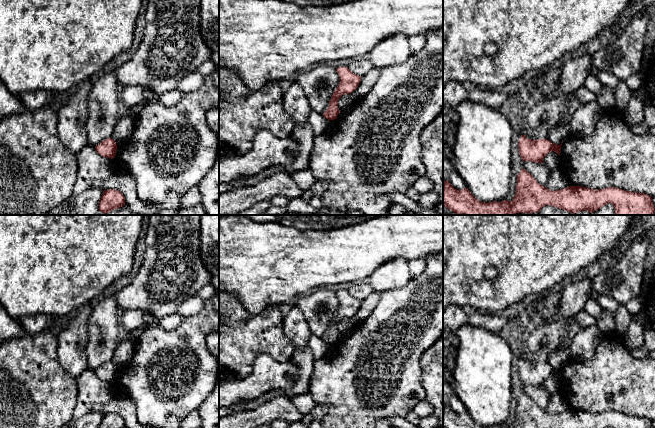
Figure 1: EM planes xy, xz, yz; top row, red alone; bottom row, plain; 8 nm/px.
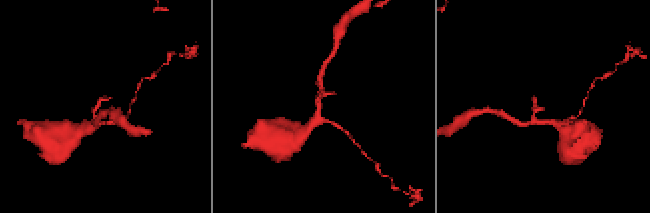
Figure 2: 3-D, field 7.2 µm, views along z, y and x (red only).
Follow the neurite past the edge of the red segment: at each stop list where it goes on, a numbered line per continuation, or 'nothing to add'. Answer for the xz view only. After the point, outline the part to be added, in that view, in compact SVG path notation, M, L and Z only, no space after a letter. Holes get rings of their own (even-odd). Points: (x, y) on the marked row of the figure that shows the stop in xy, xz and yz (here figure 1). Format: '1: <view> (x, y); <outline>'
nothing to add

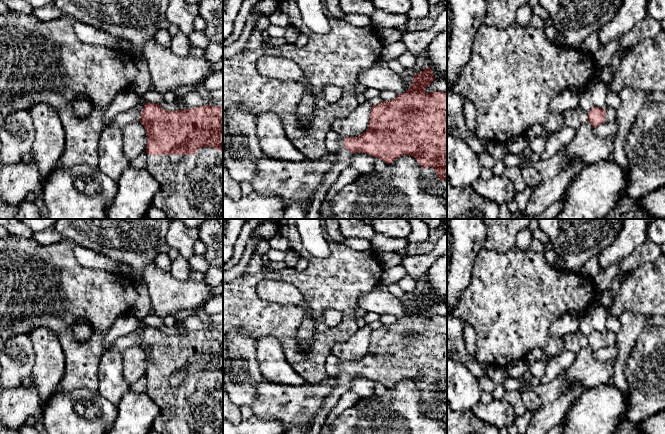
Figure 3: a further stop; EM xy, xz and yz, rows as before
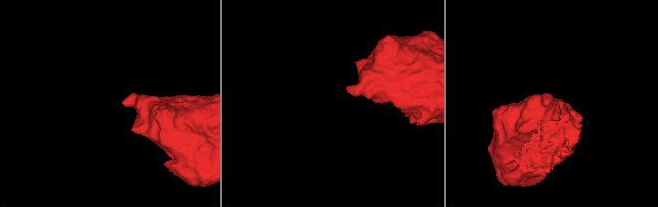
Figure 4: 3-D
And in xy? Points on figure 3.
1: xy (191, 186); M201 147L194 155L148 155L146 169L161 187L153 205L162 210L168 219L223 219L223 151Z

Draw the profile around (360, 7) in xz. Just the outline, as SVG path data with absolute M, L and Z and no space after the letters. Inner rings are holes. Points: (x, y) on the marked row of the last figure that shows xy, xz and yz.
M339 0L339 5L344 14L366 14L373 9L371 1L367 0Z

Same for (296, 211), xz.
M293 204L285 209L282 219L305 219L309 211L309 206Z

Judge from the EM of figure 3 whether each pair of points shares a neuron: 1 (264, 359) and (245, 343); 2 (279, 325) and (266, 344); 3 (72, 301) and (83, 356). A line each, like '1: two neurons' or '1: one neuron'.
1: two neurons
2: two neurons
3: one neuron

